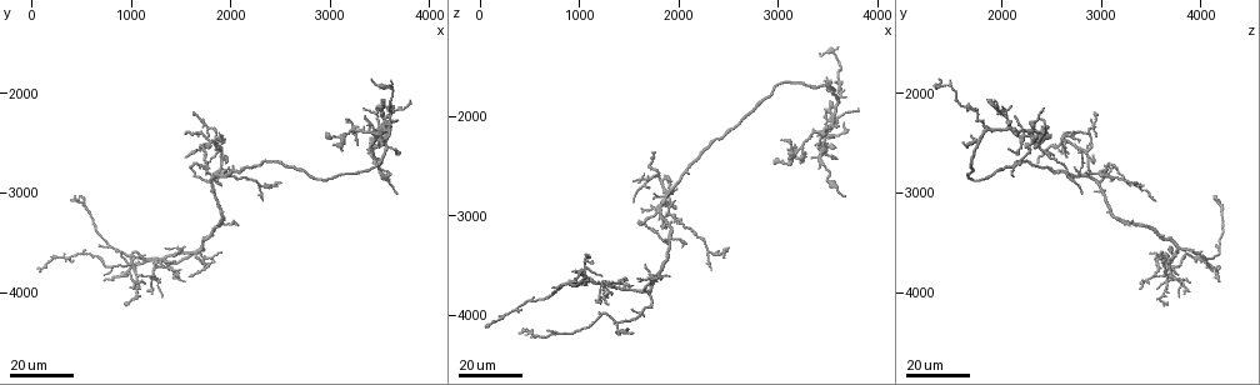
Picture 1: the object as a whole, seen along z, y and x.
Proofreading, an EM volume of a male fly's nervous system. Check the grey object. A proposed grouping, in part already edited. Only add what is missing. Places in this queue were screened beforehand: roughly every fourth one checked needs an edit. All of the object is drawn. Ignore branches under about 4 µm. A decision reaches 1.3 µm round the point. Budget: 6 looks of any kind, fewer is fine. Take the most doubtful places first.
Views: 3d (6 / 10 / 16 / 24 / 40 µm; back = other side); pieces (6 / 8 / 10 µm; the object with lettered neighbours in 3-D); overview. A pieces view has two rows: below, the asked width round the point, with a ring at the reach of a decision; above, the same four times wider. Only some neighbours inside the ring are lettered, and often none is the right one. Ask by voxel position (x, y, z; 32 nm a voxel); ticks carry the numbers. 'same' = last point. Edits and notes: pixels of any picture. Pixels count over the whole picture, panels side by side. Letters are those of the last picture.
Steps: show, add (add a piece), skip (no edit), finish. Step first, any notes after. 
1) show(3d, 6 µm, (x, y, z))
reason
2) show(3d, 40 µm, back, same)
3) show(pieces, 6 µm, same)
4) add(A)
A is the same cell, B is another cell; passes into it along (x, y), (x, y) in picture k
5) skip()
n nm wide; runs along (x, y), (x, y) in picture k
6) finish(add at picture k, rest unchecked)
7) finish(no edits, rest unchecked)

show(3d, 24 µm, (760, 3860, 3740))
free end

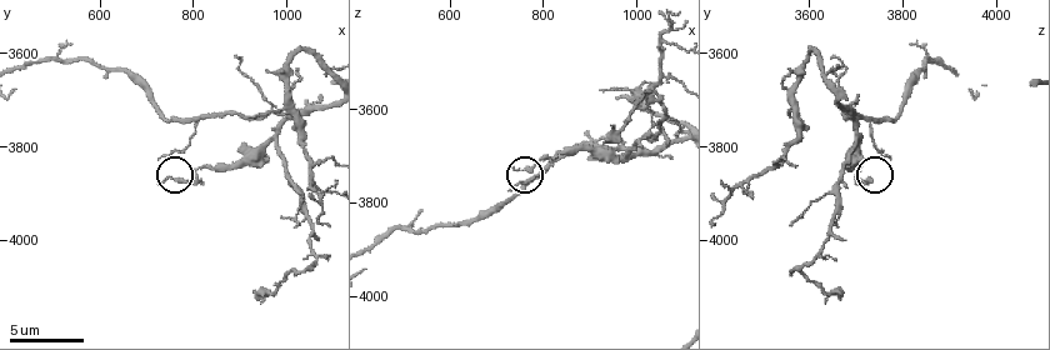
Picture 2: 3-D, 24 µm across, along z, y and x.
show(pieces, 10 µm, (730, 3875, 3730))

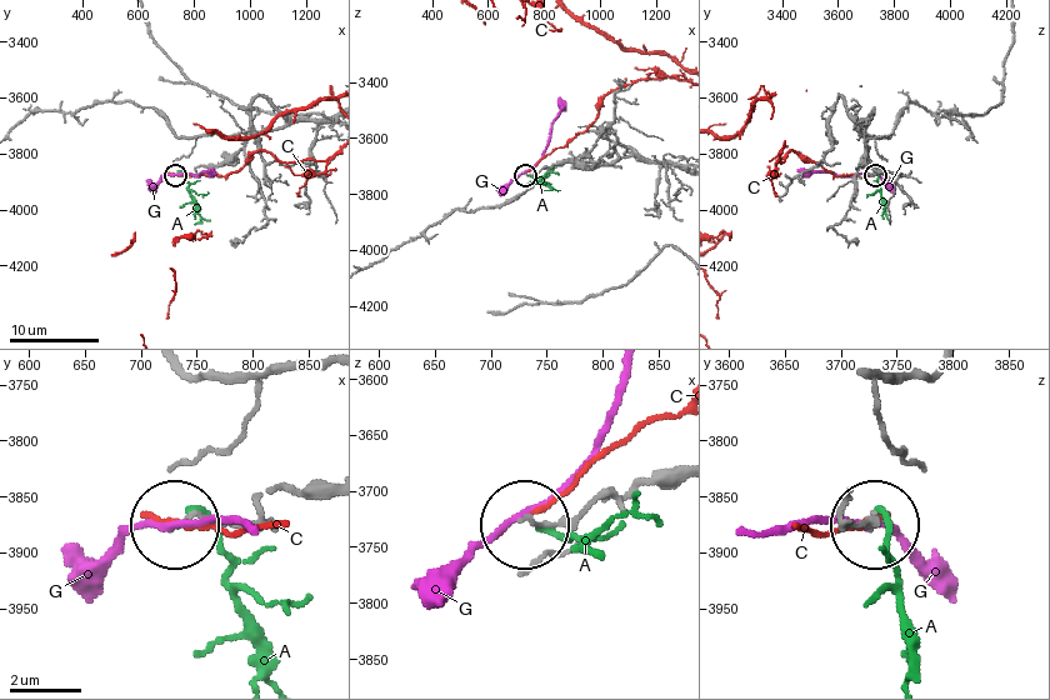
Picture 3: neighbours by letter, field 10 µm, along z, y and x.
skip()
A, C and G are other cells; no lettered piece goes on from it

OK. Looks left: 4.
show(3d, 16 µm, (1660, 3600, 4000))
branch stops here

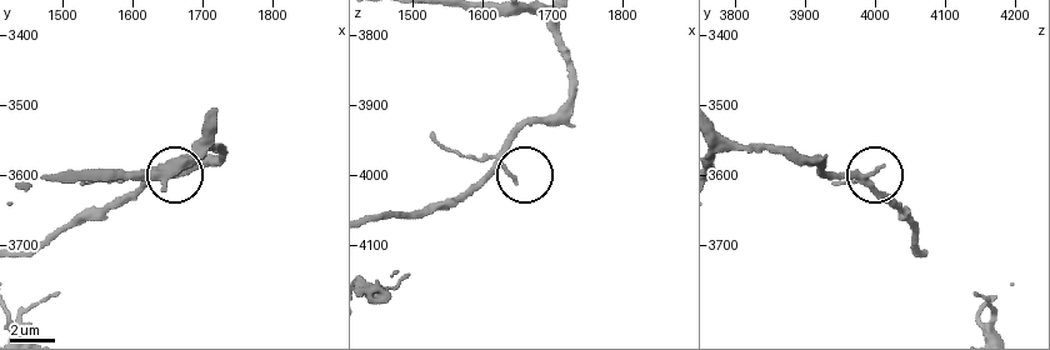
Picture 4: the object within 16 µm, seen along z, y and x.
show(pieces, 10 µm, (1645, 3585, 4010))

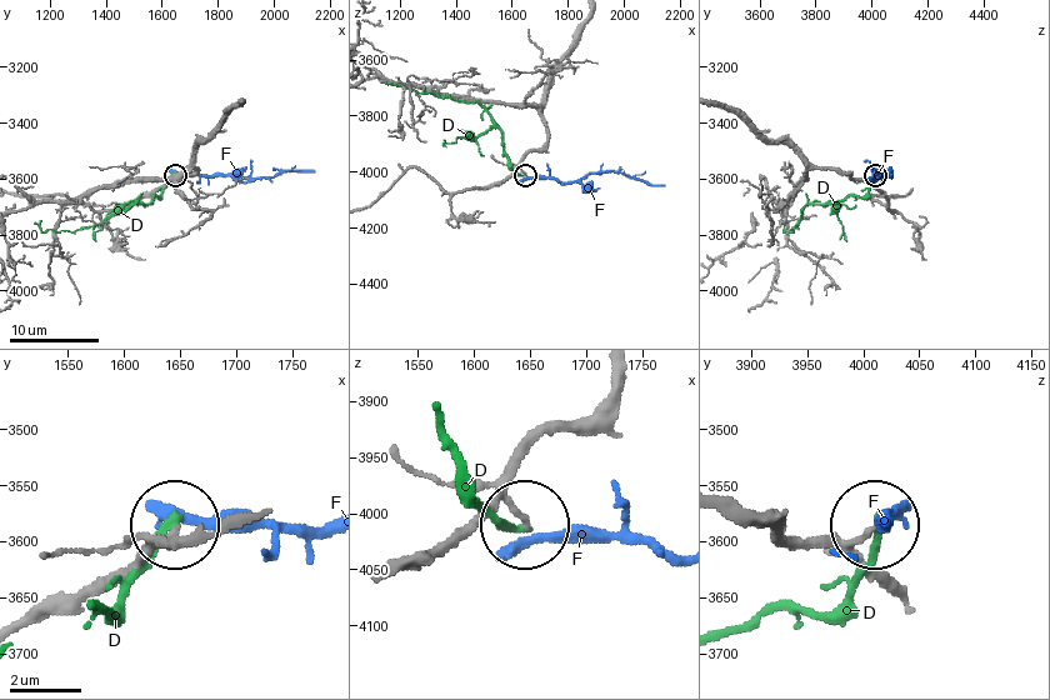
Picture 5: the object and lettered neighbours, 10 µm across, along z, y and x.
skip()
150 nm wide; D and F are other cells; runs along (610, 370), (601, 396), (548, 433), (518, 469), (518, 519) in picture 5; no lettered piece goes on from it

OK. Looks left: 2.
show(3d, 16 µm, (3140, 2560, 2300))
thin end

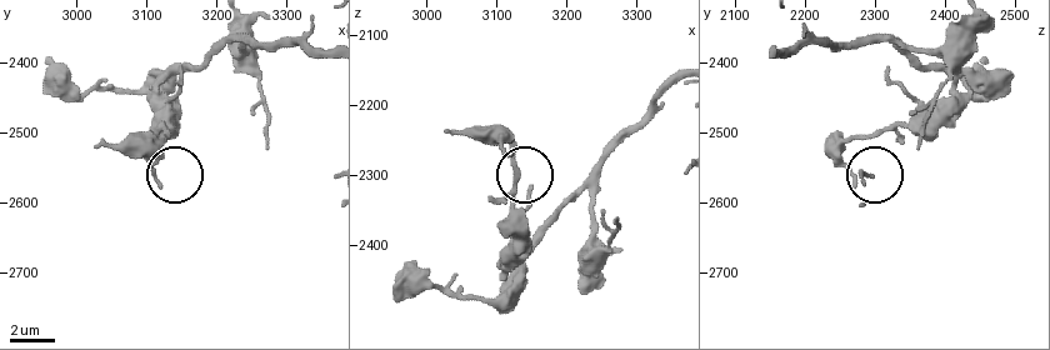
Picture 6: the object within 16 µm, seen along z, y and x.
show(pieces, 8 µm, (3120, 2575, 2275))
what lies round it

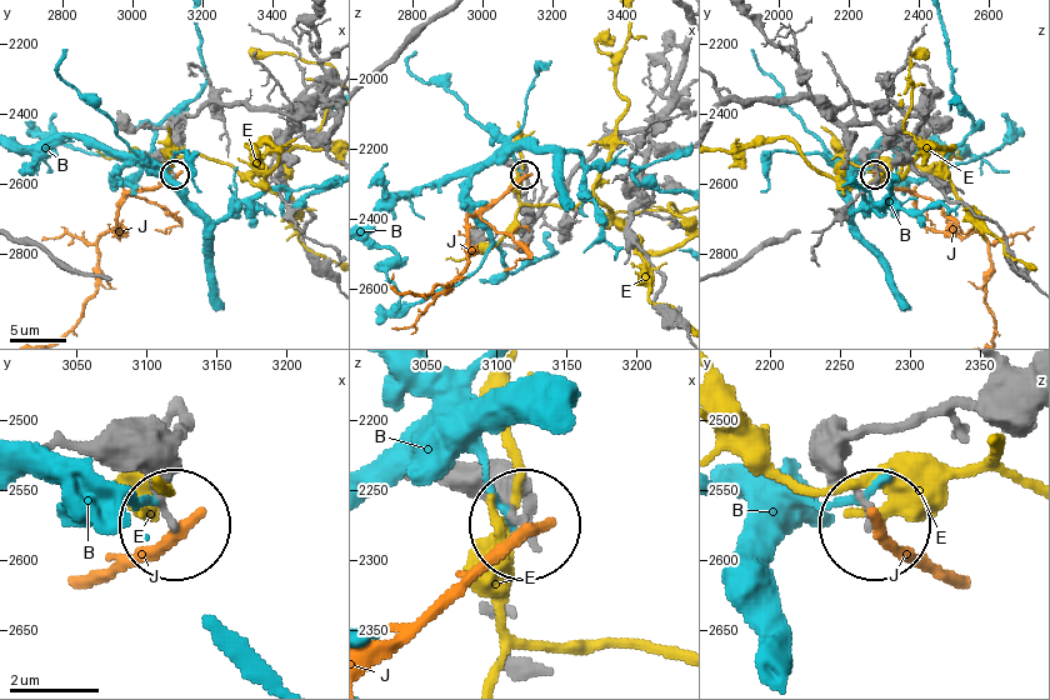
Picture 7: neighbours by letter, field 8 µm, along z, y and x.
skip()
B, E and J are other cells; runs along (178, 398), (163, 473), (178, 525) in picture 7; none of them fits

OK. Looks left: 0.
finish(no edits, rest unchecked)

